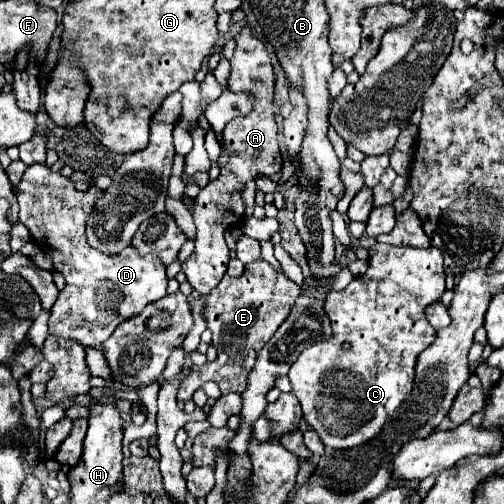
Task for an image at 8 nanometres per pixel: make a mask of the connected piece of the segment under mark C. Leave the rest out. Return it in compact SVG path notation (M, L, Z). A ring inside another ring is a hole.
M374 244L368 254L368 270L362 276L356 276L344 290L332 290L328 294L324 310L332 322L332 338L306 348L288 372L292 394L302 406L302 418L318 432L324 446L336 450L354 448L374 438L410 396L416 358L436 340L436 330L428 324L424 308L438 302L446 290L442 252L434 246L420 250ZM344 342L350 342L352 348L342 350Z

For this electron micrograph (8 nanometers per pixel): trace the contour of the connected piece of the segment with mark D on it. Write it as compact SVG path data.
M46 164L26 168L22 182L16 188L20 222L30 230L34 242L38 242L38 246L52 256L54 270L66 280L66 286L60 290L58 300L50 310L50 334L76 340L84 348L98 348L100 342L108 338L104 332L100 332L106 328L100 324L100 308L116 312L120 316L118 322L138 316L148 304L166 296L168 284L166 268L152 254L142 258L134 246L128 246L116 256L106 256L88 246L84 234L86 218L100 196L100 188L90 188L86 192L76 190L70 178L64 178L60 172L52 172Z

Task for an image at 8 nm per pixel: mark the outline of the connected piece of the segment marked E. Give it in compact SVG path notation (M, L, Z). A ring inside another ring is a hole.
M264 260L252 262L238 278L226 274L222 282L206 296L206 322L208 322L208 330L212 332L212 346L218 350L220 366L208 368L210 364L206 364L204 370L202 366L200 370L198 366L192 366L190 374L180 382L178 402L190 400L192 394L198 388L202 388L202 384L208 380L216 382L222 394L244 392L246 376L252 370L260 348L272 338L276 328L286 320L298 296L300 296L300 286L288 280L282 272L276 274L276 270ZM202 376L208 380L204 380Z

